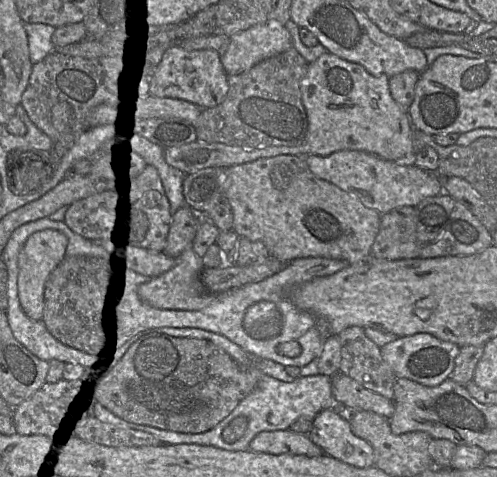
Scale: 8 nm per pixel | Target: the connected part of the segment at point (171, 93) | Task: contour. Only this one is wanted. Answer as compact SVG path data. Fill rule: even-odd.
M177 44L167 47L157 65L153 66L152 95L182 99L200 109L221 104L229 89L228 75L221 63L221 56L212 49L185 50Z

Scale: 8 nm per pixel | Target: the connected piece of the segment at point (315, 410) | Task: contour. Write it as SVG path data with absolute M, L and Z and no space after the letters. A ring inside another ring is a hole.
M255 367L246 369L248 369L254 378L255 389L246 396L227 417L212 429L199 434L187 434L137 424L137 430L154 435L162 444L199 444L214 446L228 451L248 451L250 442L262 431L288 430L290 425L300 417L313 420L322 410L341 408L332 394L332 376L320 374L299 376L292 382L285 383L262 373ZM239 416L247 418L247 430L240 439L229 444L223 440L222 433L224 429Z

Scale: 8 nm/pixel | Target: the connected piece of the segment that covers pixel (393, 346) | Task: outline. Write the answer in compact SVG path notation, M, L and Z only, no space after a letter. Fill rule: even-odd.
M418 333L396 338L381 347L381 354L396 377L407 378L424 386L435 387L451 375L459 350L460 347L455 343L440 340L429 333Z

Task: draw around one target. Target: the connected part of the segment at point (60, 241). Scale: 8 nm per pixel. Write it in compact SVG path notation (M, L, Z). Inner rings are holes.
M56 230L33 233L26 241L18 257L18 298L24 313L33 320L43 318L45 283L51 272L66 256L68 240Z

